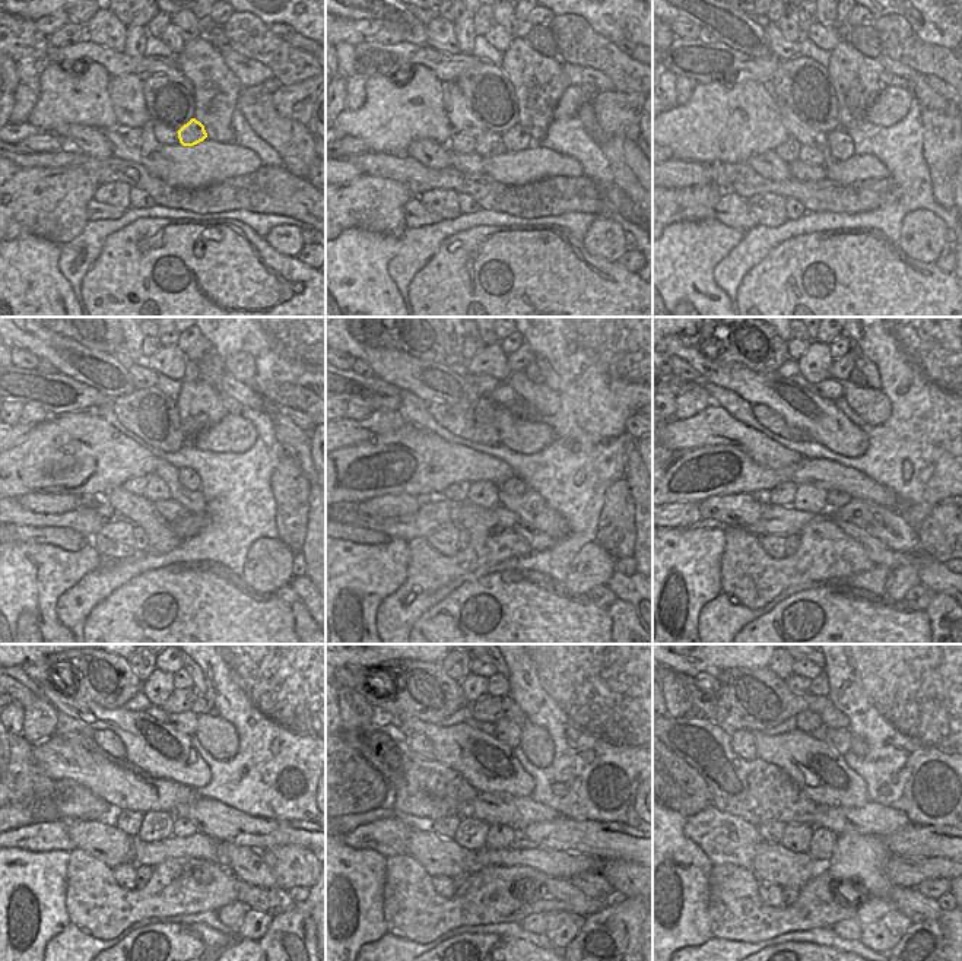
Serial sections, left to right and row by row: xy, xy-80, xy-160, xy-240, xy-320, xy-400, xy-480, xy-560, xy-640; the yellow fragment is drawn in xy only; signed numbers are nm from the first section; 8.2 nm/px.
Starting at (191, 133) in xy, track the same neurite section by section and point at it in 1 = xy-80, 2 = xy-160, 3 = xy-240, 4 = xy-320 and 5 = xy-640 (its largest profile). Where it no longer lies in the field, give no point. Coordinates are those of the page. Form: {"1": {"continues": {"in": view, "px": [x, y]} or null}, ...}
{"1": {"continues": {"in": "xy-80", "px": [516, 139]}}, "2": {"continues": {"in": "xy-160", "px": [840, 142]}}, "3": {"continues": {"in": "xy-240", "px": [189, 478]}}, "4": {"continues": {"in": "xy-320", "px": [516, 485]}}, "5": {"continues": {"in": "xy-640", "px": [822, 841]}}}

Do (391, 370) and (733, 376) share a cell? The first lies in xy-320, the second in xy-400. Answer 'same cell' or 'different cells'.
same cell

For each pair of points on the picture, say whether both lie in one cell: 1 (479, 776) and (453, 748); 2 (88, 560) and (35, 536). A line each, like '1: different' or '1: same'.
1: same
2: different

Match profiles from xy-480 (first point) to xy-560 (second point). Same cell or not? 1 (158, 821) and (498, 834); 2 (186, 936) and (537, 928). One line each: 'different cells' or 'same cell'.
1: different cells
2: different cells

